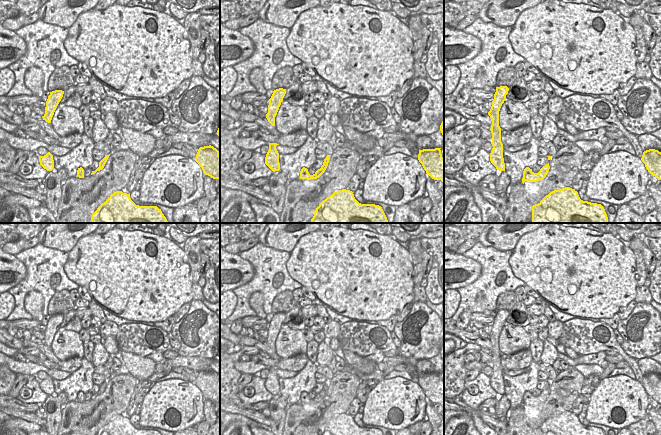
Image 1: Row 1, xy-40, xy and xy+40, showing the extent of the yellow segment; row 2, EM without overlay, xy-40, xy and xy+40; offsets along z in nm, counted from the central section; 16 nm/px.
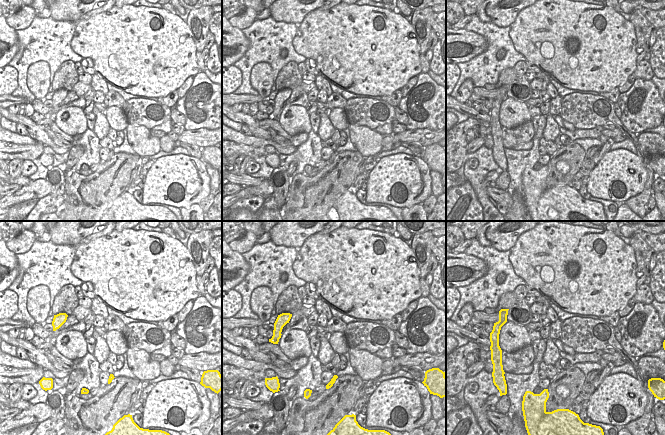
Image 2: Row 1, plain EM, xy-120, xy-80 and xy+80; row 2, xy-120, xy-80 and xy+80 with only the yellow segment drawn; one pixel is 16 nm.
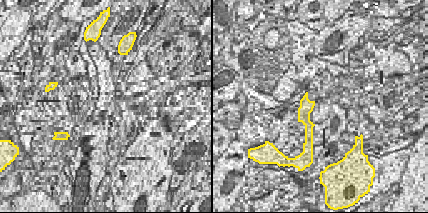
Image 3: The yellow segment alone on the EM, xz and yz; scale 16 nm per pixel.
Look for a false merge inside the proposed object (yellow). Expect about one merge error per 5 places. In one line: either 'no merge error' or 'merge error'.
no merge error

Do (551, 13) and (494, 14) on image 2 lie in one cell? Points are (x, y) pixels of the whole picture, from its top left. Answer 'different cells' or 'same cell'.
different cells

